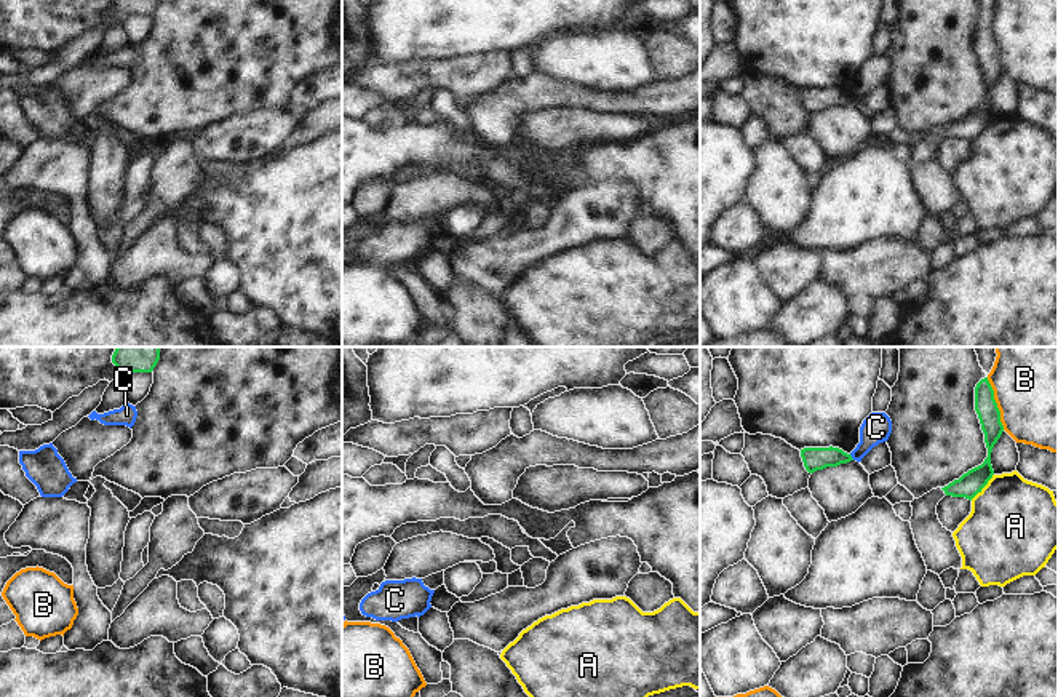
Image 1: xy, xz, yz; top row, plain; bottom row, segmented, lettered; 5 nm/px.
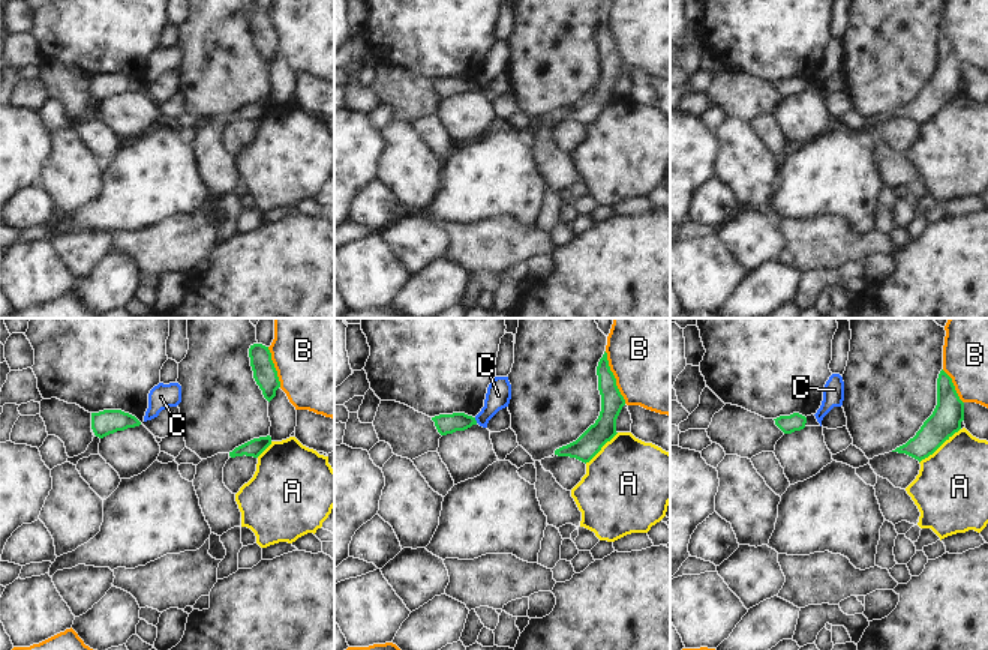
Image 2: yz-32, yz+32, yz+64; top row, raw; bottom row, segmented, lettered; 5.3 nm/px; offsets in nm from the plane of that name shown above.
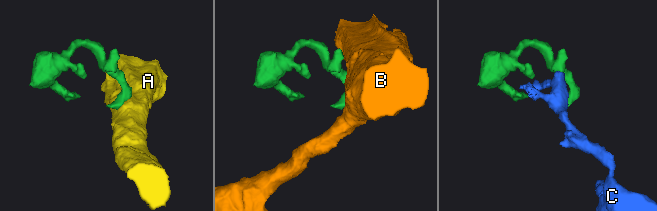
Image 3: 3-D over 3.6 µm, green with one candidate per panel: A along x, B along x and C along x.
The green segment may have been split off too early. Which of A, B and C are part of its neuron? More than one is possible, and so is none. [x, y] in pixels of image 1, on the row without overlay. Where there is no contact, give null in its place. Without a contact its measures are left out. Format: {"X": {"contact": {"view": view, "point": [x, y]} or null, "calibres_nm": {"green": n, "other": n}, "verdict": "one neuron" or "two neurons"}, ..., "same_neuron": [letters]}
{"A": {"contact": {"view": "yz", "point": [983, 128]}, "calibres_nm": {"green": 120, "other": 460}, "verdict": "two neurons"}, "B": {"contact": {"view": "yz", "point": [996, 45]}, "calibres_nm": {"green": 110, "other": 440}, "verdict": "two neurons"}, "C": {"contact": {"view": "yz", "point": [851, 99]}, "calibres_nm": {"green": 120, "other": 150}, "verdict": "two neurons"}, "same_neuron": []}

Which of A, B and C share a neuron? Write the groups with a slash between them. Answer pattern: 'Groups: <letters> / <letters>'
Groups: A / B / C

